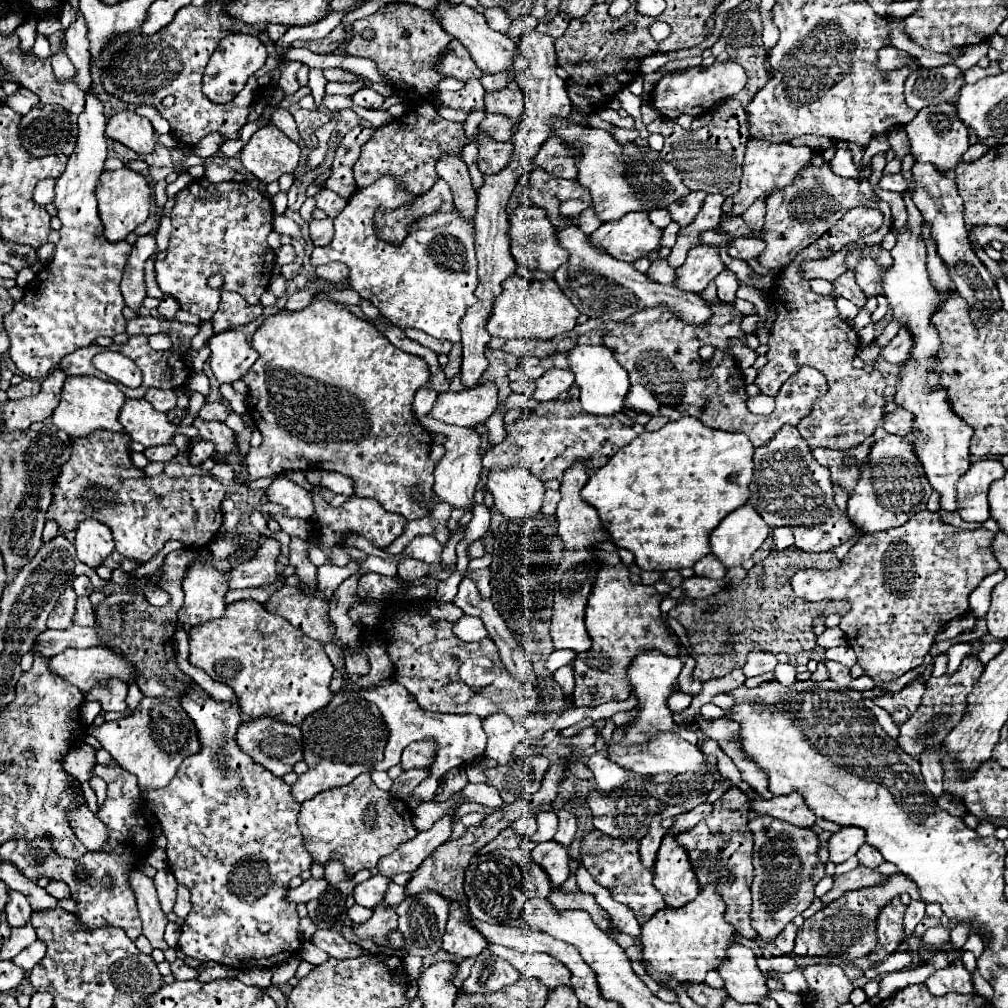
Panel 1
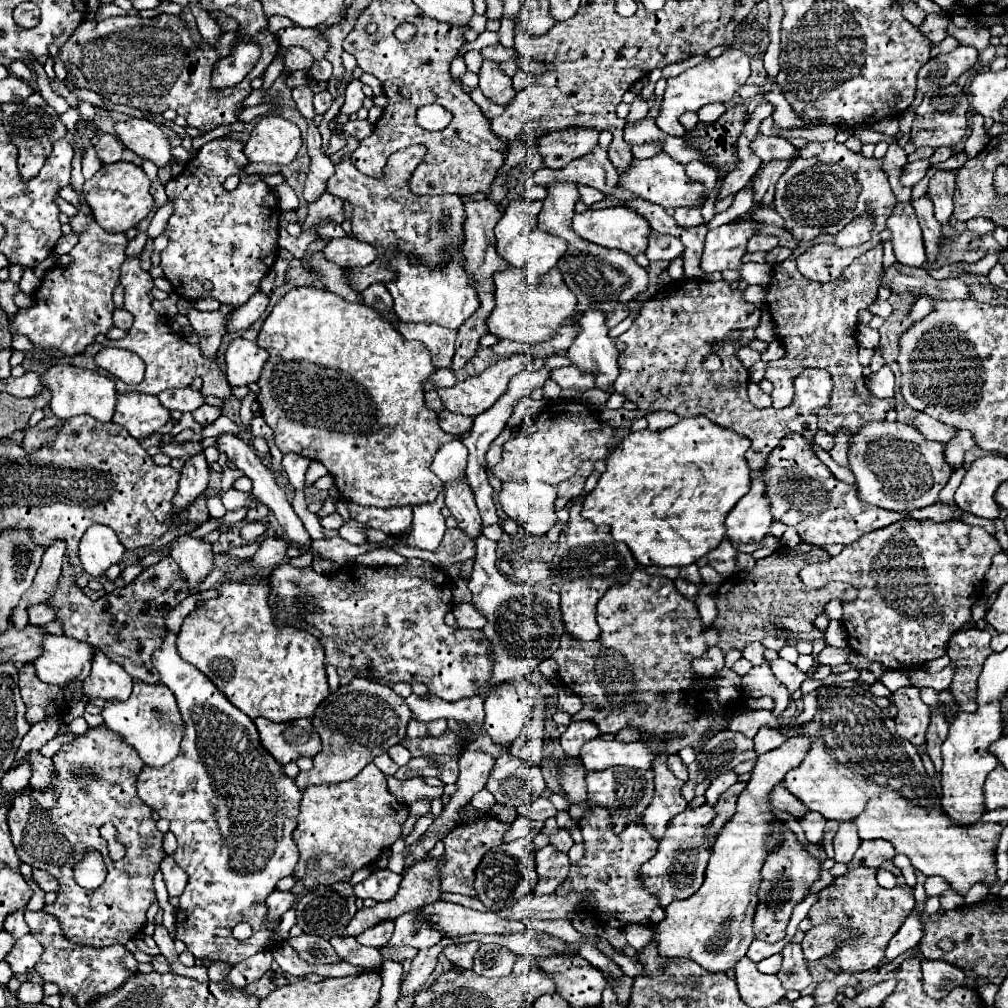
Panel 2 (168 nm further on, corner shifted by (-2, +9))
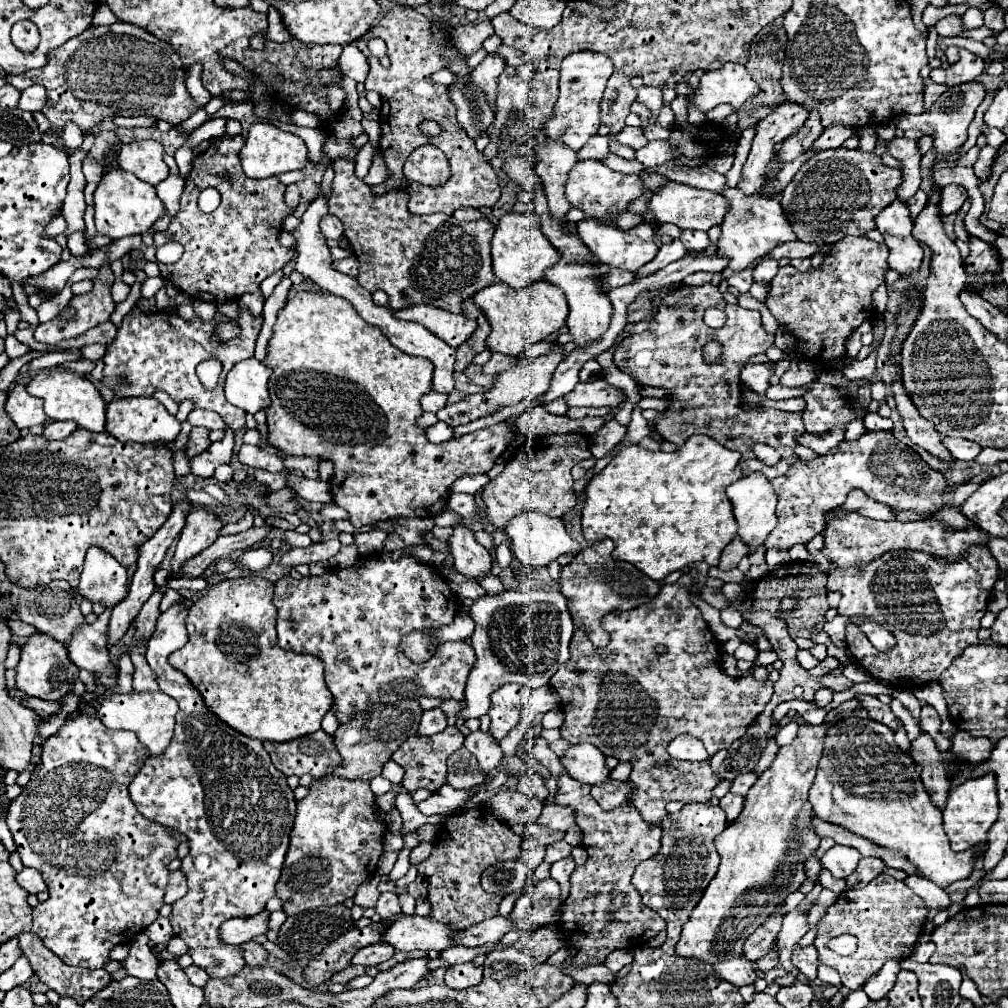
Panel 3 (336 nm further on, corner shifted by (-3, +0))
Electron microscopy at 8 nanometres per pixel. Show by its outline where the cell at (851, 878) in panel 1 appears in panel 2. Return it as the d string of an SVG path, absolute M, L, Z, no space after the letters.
M891 860L883 862L881 868L895 874L895 878L897 878L895 888L891 888L891 890L881 888L875 880L875 872L877 872L875 868L853 868L853 870L847 870L843 876L837 876L827 888L823 888L819 900L809 910L809 918L811 918L813 926L835 920L843 926L853 928L853 932L859 934L855 940L845 940L839 946L839 950L835 952L837 964L845 972L877 968L879 962L885 958L887 942L895 936L901 922L907 918L907 914L911 912L911 908L915 904L913 890L905 884L901 870Z

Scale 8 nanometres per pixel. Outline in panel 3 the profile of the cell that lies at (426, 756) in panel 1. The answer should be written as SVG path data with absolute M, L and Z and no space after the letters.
M440 707L436 709L430 709L430 711L424 711L422 715L422 721L420 721L420 729L418 729L418 735L434 735L434 733L440 733L446 729L446 715Z

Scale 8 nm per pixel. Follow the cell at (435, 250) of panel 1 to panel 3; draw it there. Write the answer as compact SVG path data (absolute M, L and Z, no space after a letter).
M412 305L408 309L396 311L394 315L402 321L414 321L424 325L430 333L456 349L476 331L476 323L470 321L466 315L448 313L430 305Z

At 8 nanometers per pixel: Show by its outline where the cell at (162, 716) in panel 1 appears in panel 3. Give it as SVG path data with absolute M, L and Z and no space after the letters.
M130 691L130 693L112 693L102 697L98 707L98 719L108 729L124 729L136 733L140 743L150 751L150 755L160 755L172 739L174 733L174 717L178 713L178 705L174 699L166 697L162 691Z

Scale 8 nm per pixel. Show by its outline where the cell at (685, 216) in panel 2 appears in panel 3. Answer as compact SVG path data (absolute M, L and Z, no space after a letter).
M682 231L680 241L684 243L686 251L694 251L694 253L700 253L710 245L708 235L702 233L702 231Z

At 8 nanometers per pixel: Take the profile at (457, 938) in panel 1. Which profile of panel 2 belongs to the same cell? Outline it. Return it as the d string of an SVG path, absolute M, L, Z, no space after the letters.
M457 942L457 944L449 944L443 950L443 954L455 966L461 966L461 968L467 968L469 970L473 966L473 954L477 952L479 946L481 946L481 942Z

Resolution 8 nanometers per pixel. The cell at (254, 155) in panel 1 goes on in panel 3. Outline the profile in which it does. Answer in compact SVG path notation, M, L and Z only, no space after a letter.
M256 121L250 129L248 129L248 137L246 137L246 145L240 151L240 161L244 167L244 173L252 179L266 179L272 175L280 175L286 171L298 171L304 169L304 165L308 163L308 149L304 145L304 141L292 133L280 131L276 125L272 123L264 123L264 121Z

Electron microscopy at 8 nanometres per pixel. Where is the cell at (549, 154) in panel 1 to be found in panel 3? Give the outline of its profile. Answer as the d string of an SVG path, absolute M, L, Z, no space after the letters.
M578 51L568 55L562 61L560 69L560 97L554 107L554 119L546 123L546 137L560 141L568 145L570 149L578 151L584 147L584 143L598 131L600 127L600 99L604 93L604 87L612 75L614 65L606 55L594 53L594 51Z

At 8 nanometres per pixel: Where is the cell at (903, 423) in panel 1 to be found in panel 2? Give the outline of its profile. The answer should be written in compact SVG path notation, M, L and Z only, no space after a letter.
M917 412L917 416L911 420L913 428L923 434L927 440L939 440L939 442L945 442L945 440L951 440L953 434L955 434L955 428L943 424L943 422L937 422L933 418L929 418L929 414L925 412Z

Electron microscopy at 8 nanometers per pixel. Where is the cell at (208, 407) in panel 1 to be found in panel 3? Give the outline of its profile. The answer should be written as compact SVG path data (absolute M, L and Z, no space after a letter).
M194 427L190 433L190 439L186 443L186 457L192 459L196 455L200 455L202 451L206 451L210 447L210 439L208 439L208 429L204 427Z

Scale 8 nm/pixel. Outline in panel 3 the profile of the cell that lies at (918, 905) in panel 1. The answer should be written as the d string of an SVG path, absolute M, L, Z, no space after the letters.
M890 959L886 961L886 965L874 973L864 985L862 985L862 991L872 999L872 1001L878 1001L882 997L888 995L888 991L894 987L894 981L896 981L896 975L900 971L900 963Z

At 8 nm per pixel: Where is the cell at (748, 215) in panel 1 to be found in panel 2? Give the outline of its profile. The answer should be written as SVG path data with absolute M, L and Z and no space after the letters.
M769 162L763 166L763 170L757 174L753 186L753 202L761 202L761 206L771 206L773 204L773 194L775 194L775 182L777 178L787 170L789 162Z

